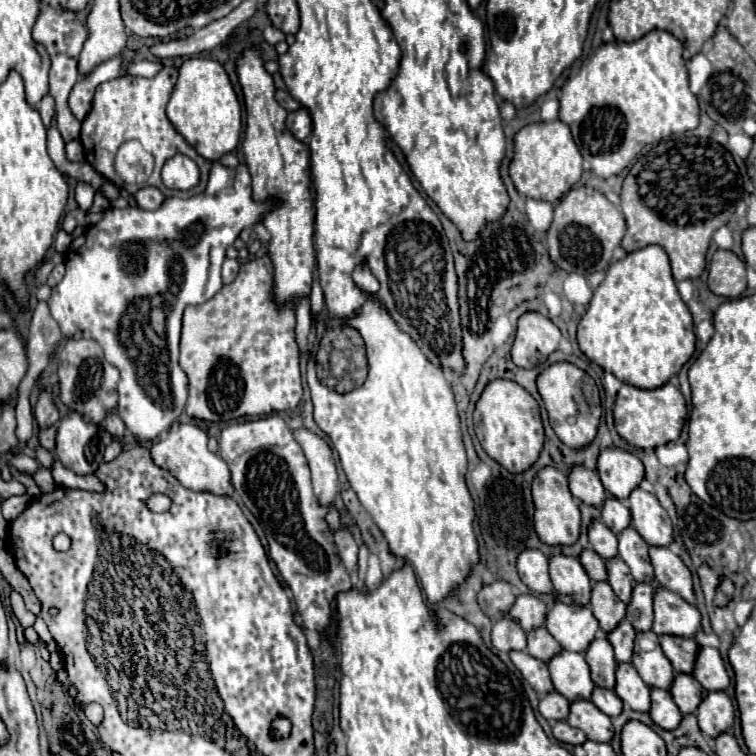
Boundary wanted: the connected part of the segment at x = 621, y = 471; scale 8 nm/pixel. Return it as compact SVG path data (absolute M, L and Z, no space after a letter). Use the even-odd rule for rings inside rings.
M608 447L602 449L598 457L598 475L604 489L612 497L624 501L628 499L628 493L632 493L632 489L636 489L644 479L644 465L636 455Z

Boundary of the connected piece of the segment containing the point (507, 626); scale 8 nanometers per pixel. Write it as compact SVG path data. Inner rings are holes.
M510 617L496 619L494 627L492 627L492 645L498 651L506 651L506 653L510 653L512 649L524 651L526 649L526 633Z

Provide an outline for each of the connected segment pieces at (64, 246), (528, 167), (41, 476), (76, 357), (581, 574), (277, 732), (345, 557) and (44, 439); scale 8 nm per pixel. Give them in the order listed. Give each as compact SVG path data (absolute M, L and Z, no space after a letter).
M60 229L58 235L56 235L56 239L54 239L54 249L60 251L60 253L66 253L66 251L70 251L70 243L72 243L70 235Z
M562 121L534 123L516 133L510 177L520 195L556 204L558 199L566 195L570 187L580 179L580 175L582 175L582 155L572 139L568 125L564 125Z
M40 469L36 475L34 475L34 479L36 479L36 483L38 483L38 487L42 489L42 493L50 493L50 491L54 491L58 485L54 483L54 479L52 479L52 473L48 471L48 469Z
M70 337L56 353L58 359L58 383L60 383L60 399L70 409L88 417L88 421L96 421L100 425L108 413L116 413L118 405L118 369L104 359L104 351L92 339L74 339Z
M556 555L550 559L550 579L560 595L570 595L576 605L590 603L592 583L576 557Z
M278 715L278 717L272 721L272 725L270 725L270 733L272 733L274 739L290 737L290 729L292 729L290 721L288 721L286 717L280 717L280 715Z
M340 529L334 535L336 547L338 547L338 555L342 559L342 563L346 565L348 571L358 571L358 543L354 539L354 535L348 529Z
M48 427L48 429L40 429L40 445L44 449L48 449L50 453L54 453L56 449L56 427Z

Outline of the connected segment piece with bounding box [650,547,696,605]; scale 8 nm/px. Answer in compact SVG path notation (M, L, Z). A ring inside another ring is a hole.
M650 547L650 559L656 571L656 583L694 605L696 597L692 589L692 573L684 561L668 547Z

